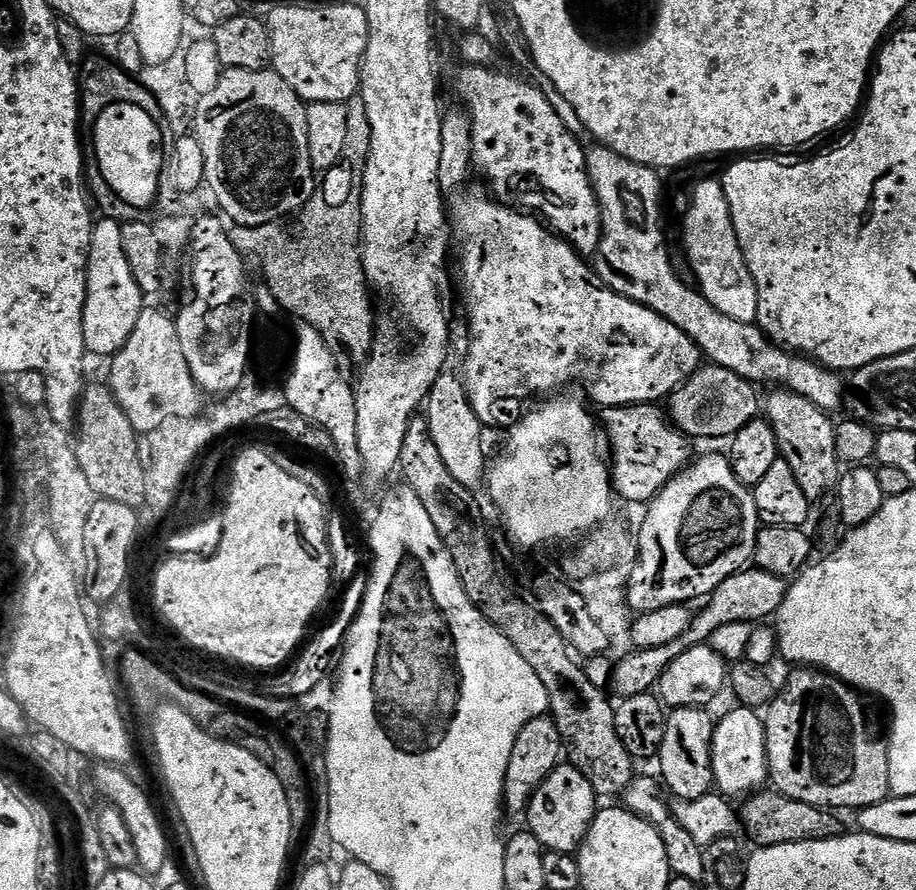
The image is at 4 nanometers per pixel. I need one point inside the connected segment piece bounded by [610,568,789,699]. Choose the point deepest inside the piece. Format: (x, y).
(751, 595)

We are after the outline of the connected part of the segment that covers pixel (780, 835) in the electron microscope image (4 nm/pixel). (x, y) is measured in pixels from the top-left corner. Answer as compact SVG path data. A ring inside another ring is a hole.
M775 790L757 791L749 795L743 804L744 809L739 809L738 812L739 823L748 831L753 845L762 848L807 840L829 840L835 836L845 835L846 832L843 822L836 817L839 815L835 811L810 806L806 802L789 800L787 796L781 796Z

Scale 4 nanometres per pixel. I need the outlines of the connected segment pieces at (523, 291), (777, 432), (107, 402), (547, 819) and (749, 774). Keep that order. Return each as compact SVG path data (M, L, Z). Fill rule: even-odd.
M495 199L480 200L472 208L472 217L468 220L468 241L464 244L464 296L468 299L468 332L472 341L468 344L468 357L464 360L463 379L466 381L468 401L474 406L474 414L478 414L480 423L492 428L511 429L525 415L524 403L535 396L548 398L559 393L567 384L585 384L588 387L587 399L593 405L601 404L601 409L625 408L627 404L650 404L671 397L672 393L685 384L702 366L700 347L694 343L678 326L666 322L654 310L618 294L604 282L599 272L585 257L581 256L567 240L557 236L551 227L545 226L535 215L525 214L515 207Z
M782 387L769 392L772 393L766 396L762 408L768 425L774 430L774 438L778 438L780 459L788 463L790 470L794 470L794 478L798 478L802 494L806 494L808 501L816 502L837 487L842 475L842 465L835 452L837 425L832 422L833 417L829 413L814 406L810 398L802 398L802 394L794 394Z
M89 385L85 389L77 411L76 430L76 457L96 496L141 511L146 502L146 478L138 459L138 434L107 385Z
M564 762L553 769L533 794L526 811L526 828L538 838L538 842L542 842L545 850L572 854L584 843L597 811L598 797L590 782L586 782L577 768Z
M736 706L733 712L725 714L721 720L715 721L712 730L712 778L715 787L725 797L747 797L769 783L768 755L764 753L764 721L753 709Z

